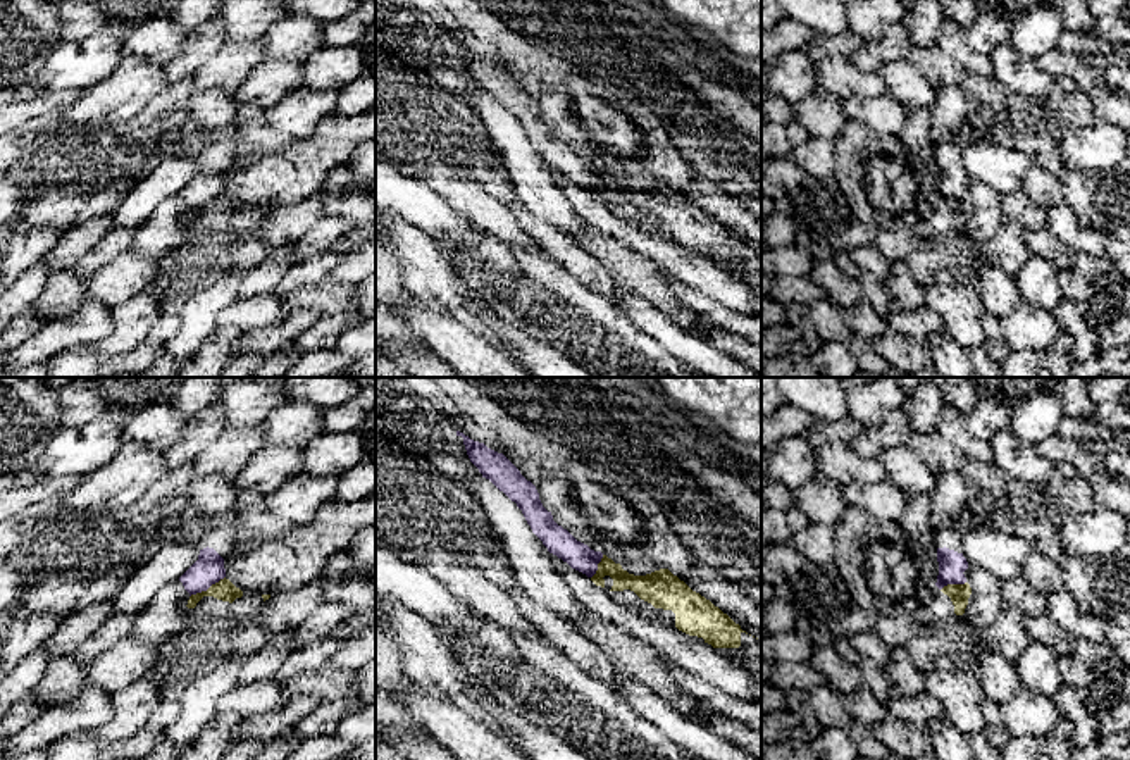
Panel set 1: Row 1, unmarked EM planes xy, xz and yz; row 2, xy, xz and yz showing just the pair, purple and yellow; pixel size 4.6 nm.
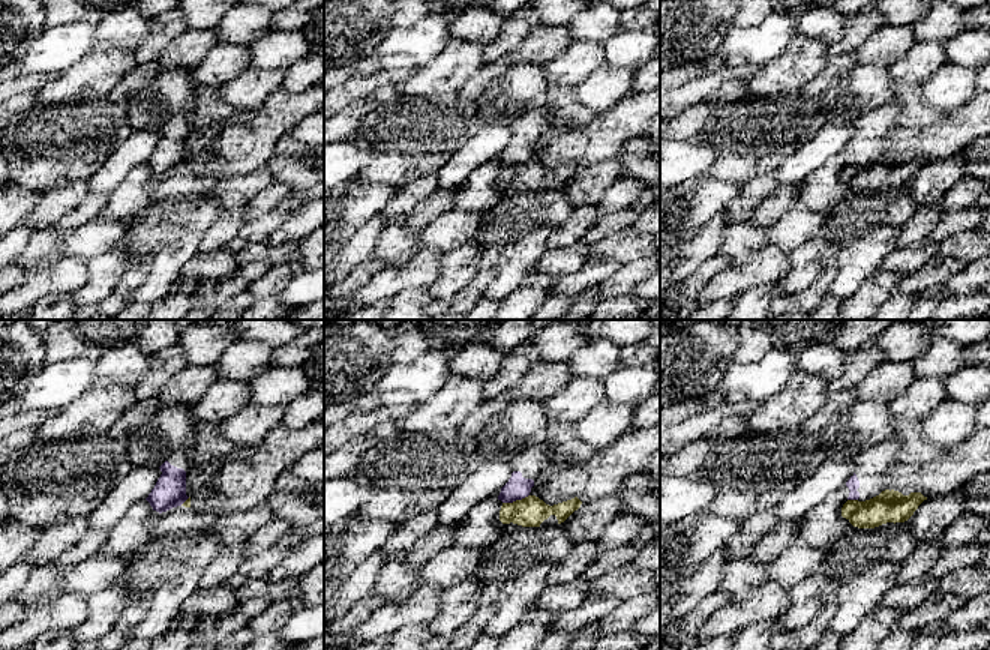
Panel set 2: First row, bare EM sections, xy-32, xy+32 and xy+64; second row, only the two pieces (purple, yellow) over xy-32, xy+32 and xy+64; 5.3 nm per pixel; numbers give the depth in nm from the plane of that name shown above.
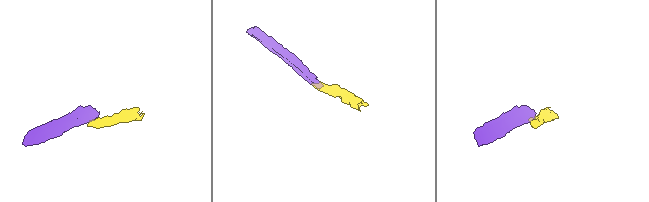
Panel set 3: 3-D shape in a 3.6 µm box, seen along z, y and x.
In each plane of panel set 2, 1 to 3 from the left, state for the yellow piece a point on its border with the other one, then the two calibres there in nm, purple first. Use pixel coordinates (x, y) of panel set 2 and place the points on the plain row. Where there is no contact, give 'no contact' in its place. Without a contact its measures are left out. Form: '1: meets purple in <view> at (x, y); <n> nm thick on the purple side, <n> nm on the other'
1: meets purple in xy-32 at (185, 164); 180 nm thick on the purple side, 40 nm on the other
2: meets purple in xy+32 at (515, 164); 120 nm thick on the purple side, 160 nm on the other
3: meets purple in xy+64 at (852, 162); 70 nm thick on the purple side, 180 nm on the other

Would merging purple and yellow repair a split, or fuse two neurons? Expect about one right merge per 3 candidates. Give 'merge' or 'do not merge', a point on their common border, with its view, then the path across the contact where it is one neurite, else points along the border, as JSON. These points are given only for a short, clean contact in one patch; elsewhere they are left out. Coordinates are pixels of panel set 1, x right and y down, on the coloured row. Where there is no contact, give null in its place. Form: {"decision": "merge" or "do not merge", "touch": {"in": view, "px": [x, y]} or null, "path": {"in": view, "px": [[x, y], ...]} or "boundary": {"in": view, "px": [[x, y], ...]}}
{"decision": "do not merge", "touch": {"in": "xy", "px": [207, 588]}, "boundary": {"in": "xy", "px": [[224, 576], [190, 597]]}}

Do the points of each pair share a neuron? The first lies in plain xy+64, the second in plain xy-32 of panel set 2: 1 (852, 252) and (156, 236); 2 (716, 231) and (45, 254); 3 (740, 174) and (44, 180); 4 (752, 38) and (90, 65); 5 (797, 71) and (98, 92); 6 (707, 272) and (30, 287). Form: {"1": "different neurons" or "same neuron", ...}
{"1": "different neurons", "2": "different neurons", "3": "same neuron", "4": "different neurons", "5": "same neuron", "6": "different neurons"}

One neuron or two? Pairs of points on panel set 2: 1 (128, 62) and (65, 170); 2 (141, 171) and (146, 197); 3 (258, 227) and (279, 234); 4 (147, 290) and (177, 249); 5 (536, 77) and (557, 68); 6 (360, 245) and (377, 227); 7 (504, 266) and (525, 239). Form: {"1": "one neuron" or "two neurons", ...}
{"1": "one neuron", "2": "one neuron", "3": "two neurons", "4": "one neuron", "5": "two neurons", "6": "one neuron", "7": "one neuron"}

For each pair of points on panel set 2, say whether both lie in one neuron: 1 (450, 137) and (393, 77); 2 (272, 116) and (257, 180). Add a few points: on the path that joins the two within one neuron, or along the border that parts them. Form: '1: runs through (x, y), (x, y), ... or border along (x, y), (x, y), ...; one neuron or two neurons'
1: border along (416, 69), (398, 83); two neurons
2: border along (266, 164), (245, 173), (225, 176); two neurons

